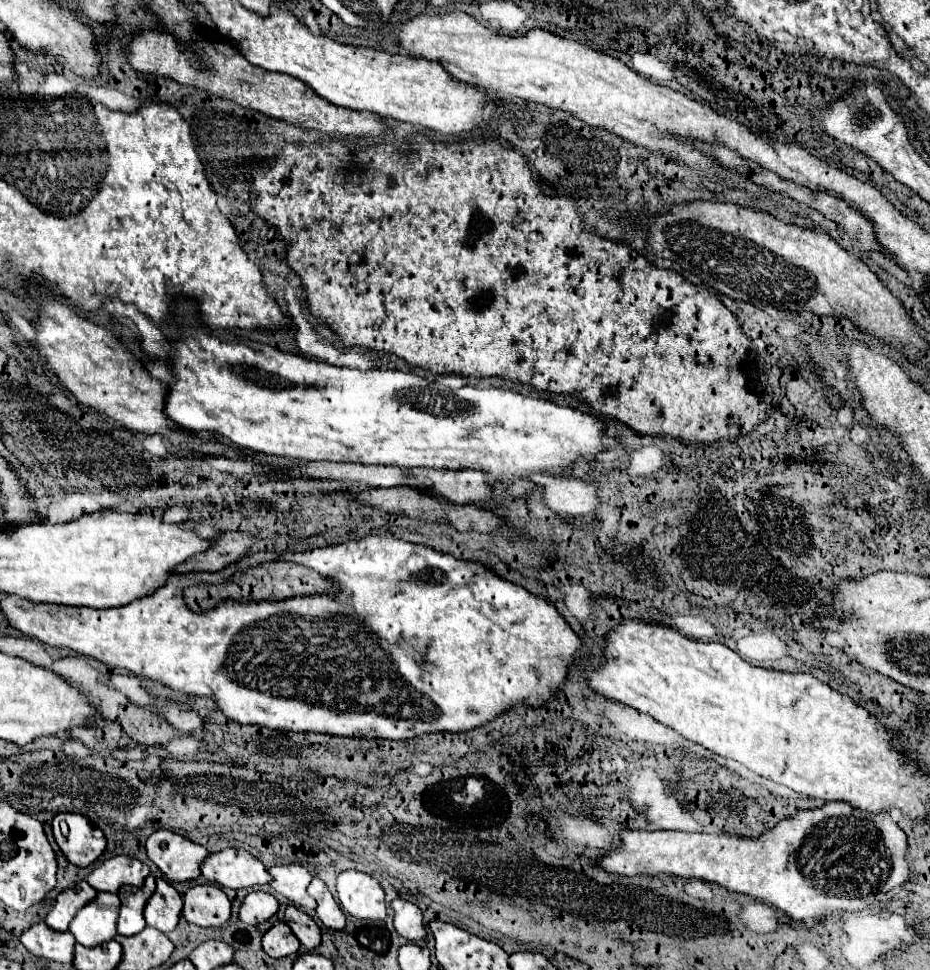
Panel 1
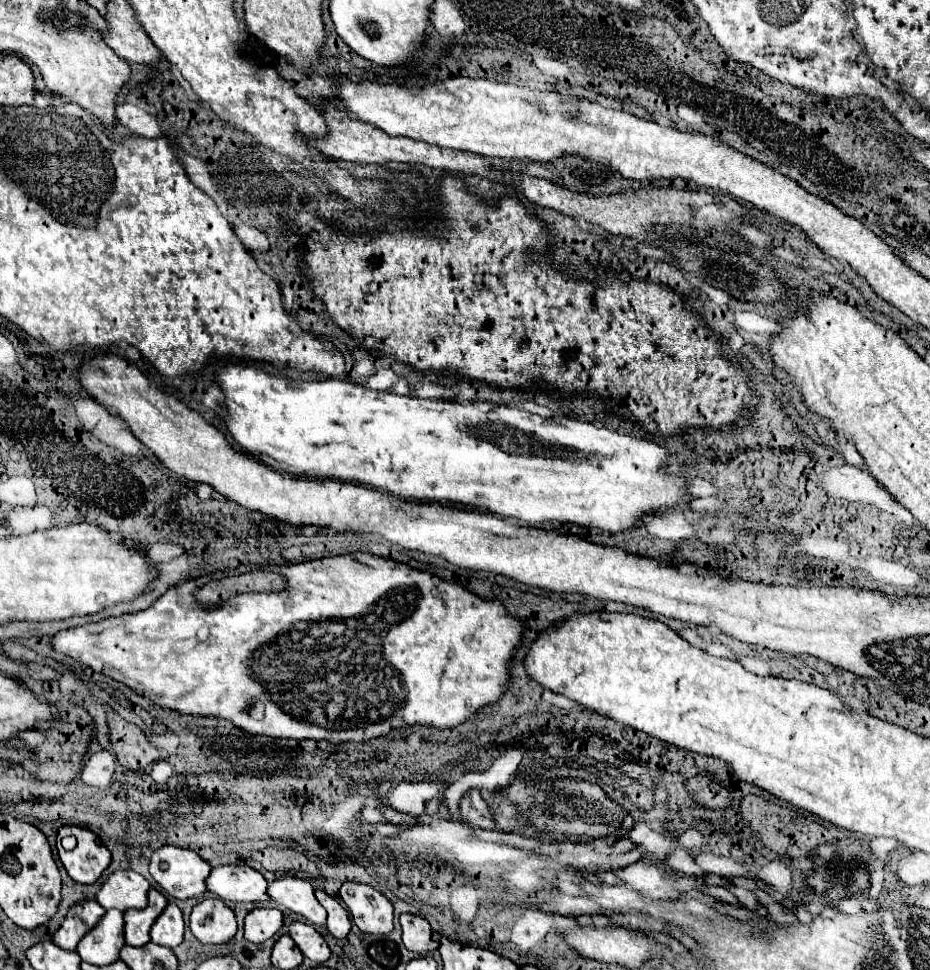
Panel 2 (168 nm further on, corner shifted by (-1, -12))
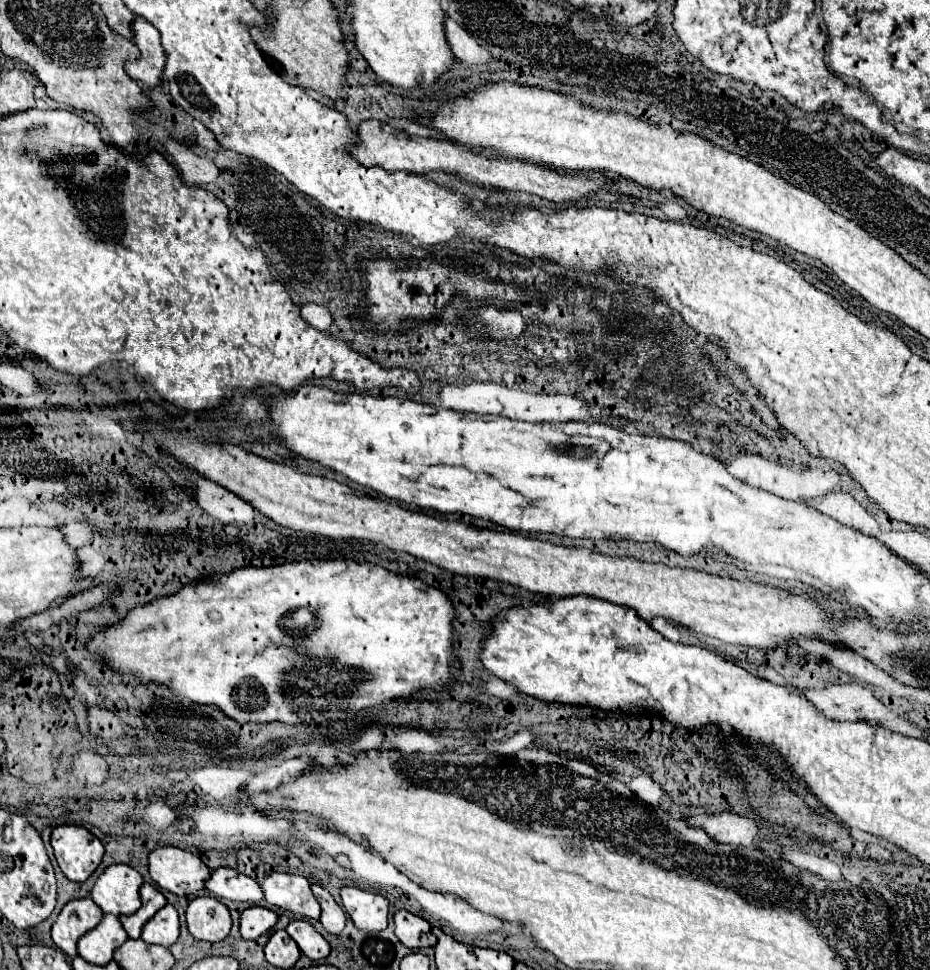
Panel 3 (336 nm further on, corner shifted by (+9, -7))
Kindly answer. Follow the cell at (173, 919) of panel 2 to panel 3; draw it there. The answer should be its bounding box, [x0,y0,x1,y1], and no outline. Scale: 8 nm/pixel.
[142,904,180,946]

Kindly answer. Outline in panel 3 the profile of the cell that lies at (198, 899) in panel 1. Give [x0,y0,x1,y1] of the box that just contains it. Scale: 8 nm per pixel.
[186,896,230,942]

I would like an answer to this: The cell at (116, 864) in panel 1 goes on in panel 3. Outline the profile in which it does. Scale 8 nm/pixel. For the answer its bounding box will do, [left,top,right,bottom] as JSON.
[90,864,142,916]

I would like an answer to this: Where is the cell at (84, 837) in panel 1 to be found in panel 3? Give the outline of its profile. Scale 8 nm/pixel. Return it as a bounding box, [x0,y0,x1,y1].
[52,826,104,882]

